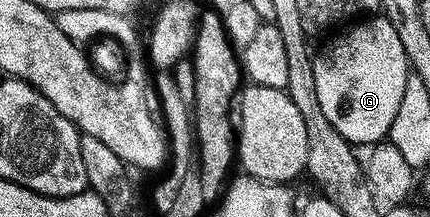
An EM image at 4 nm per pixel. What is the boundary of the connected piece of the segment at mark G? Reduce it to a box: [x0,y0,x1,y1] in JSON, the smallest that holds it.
[313,16,412,147]

